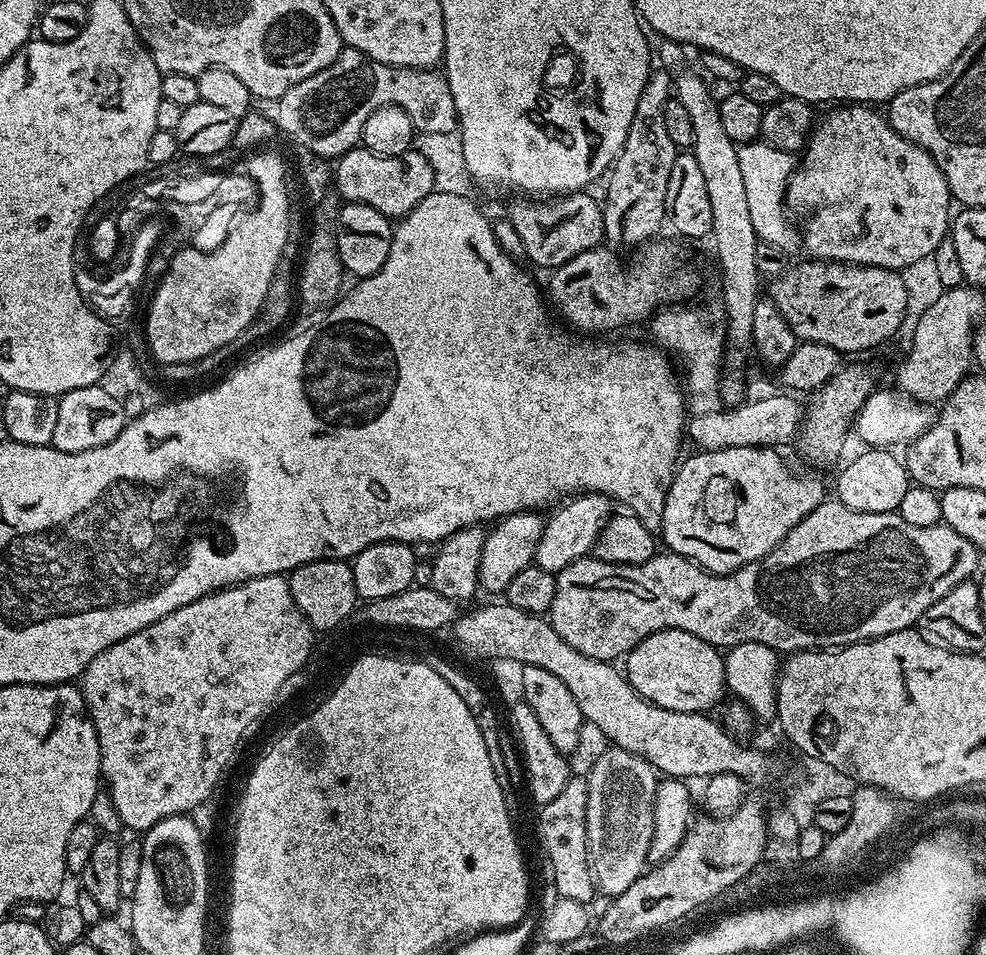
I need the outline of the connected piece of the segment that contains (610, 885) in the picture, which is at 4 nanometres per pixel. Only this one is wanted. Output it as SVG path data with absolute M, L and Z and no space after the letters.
M615 746L608 749L586 772L586 850L595 891L611 898L622 894L640 877L648 864L654 834L654 794L658 773L650 761Z

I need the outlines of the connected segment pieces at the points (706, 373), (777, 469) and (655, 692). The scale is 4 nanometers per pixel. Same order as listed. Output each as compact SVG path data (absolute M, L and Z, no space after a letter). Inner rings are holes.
M676 306L671 310L657 311L650 320L653 336L651 339L674 357L689 393L715 393L722 375L722 365L726 360L726 324L722 319L721 309L686 307L690 306ZM672 310L673 312L668 312Z
M738 446L713 452L700 450L695 453L697 456L690 457L688 461L685 459L677 467L668 486L666 506L658 529L663 547L719 576L729 576L734 570L774 551L786 534L790 534L790 530L794 530L794 526L798 526L810 510L826 499L822 477L799 476L776 452L779 451L775 447Z
M664 628L650 634L628 653L626 663L626 675L634 690L666 710L708 714L726 696L726 660L721 649L686 630Z

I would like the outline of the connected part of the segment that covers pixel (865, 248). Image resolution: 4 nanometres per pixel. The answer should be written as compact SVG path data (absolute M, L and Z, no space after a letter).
M852 104L851 106L836 106L824 117L819 117L818 123L813 127L806 145L806 151L799 161L798 167L788 180L788 195L786 204L793 213L808 212L808 221L802 224L802 248L805 248L807 255L813 260L827 260L834 264L861 264L862 266L878 266L879 268L891 268L893 270L905 270L911 264L916 264L919 260L927 261L932 255L932 251L942 242L950 232L950 211L948 207L953 207L952 192L948 188L944 175L934 162L934 158L922 146L902 138L891 126L887 119L880 116L875 107L862 104Z

